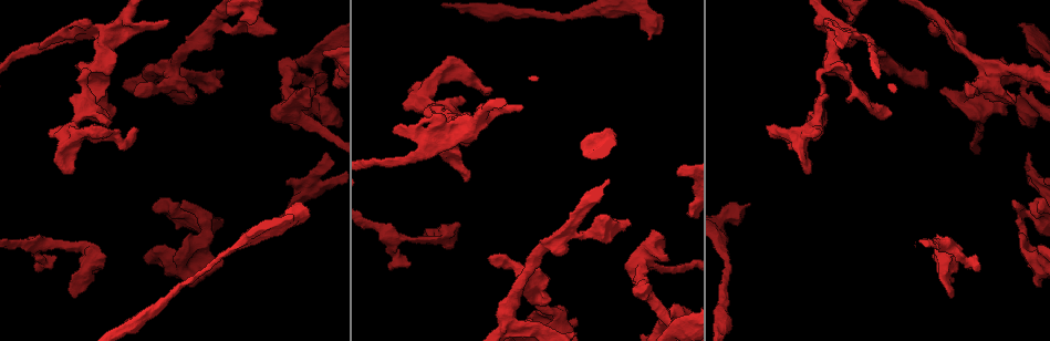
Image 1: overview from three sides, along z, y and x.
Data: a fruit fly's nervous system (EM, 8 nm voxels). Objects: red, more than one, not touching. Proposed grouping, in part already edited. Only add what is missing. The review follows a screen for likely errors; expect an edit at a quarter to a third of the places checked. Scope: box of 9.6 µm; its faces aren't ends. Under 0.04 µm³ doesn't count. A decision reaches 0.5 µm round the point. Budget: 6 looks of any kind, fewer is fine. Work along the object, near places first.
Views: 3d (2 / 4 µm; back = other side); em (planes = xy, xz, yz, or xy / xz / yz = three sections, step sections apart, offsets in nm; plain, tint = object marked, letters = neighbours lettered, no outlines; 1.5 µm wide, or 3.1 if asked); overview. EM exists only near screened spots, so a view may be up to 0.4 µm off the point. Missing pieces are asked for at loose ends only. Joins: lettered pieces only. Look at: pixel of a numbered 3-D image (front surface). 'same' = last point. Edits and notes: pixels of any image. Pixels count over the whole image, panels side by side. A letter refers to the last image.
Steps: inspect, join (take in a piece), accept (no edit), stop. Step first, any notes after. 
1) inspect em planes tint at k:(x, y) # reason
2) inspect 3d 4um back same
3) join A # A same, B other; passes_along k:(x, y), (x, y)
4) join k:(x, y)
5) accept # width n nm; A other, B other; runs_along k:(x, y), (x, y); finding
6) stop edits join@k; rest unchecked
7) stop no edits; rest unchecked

inspect em planes letters at 1:(1010, 98) # branch stops here

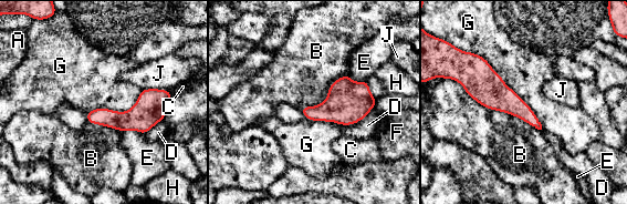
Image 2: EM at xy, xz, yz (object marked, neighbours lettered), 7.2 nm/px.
accept # A other, B other, C other, D other, E other, F other, G other, H other, J other; border 2:(472, 52), (533, 111), (542, 129); no lettered piece goes on from it

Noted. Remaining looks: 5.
inspect 3d 4um at 1:(883, 50) # branch stops here

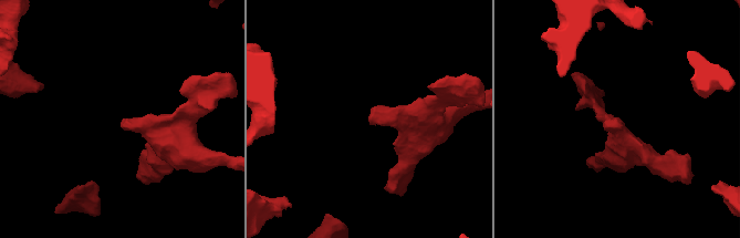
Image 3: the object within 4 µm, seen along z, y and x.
inspect em yz step 4 tint at 3:(122, 120) # now the EM

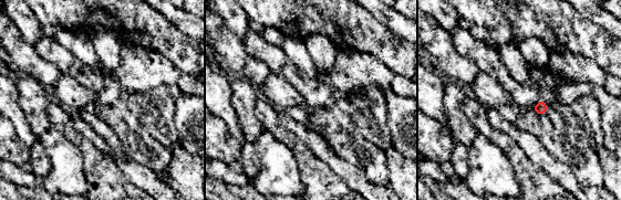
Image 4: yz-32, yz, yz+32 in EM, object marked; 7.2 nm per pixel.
inspect em yz step 4 letters same # what lies round it

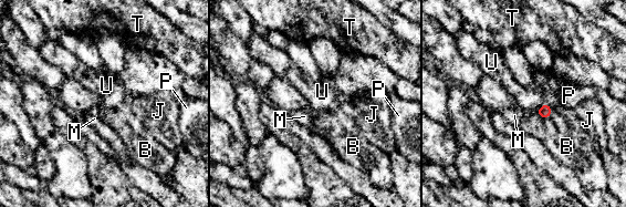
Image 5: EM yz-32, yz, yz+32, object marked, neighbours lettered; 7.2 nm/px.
accept # B other, J other, M other, P other, T other, U other; border 5:(545, 101), (535, 110); no lettered piece goes on from it

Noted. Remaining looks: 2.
inspect em xy step 8 letters at 1:(950, 298) # free end

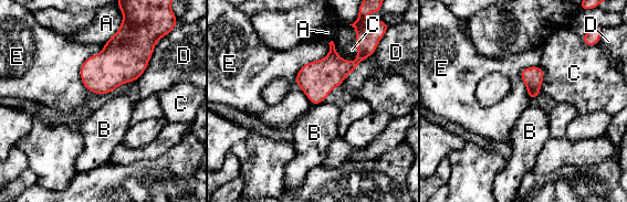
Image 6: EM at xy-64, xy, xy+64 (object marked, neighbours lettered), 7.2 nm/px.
inspect em planes letters same # cut it another way

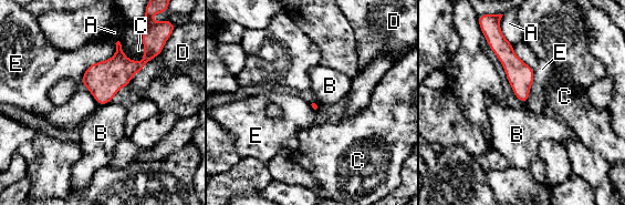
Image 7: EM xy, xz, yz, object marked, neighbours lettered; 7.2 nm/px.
accept # longest_contact E 460 nm; A other, B other, C other, D other, E other; border 7:(111, 100), (99, 105); no lettered piece goes on from it

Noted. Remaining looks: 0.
stop no edits; rest unchecked

